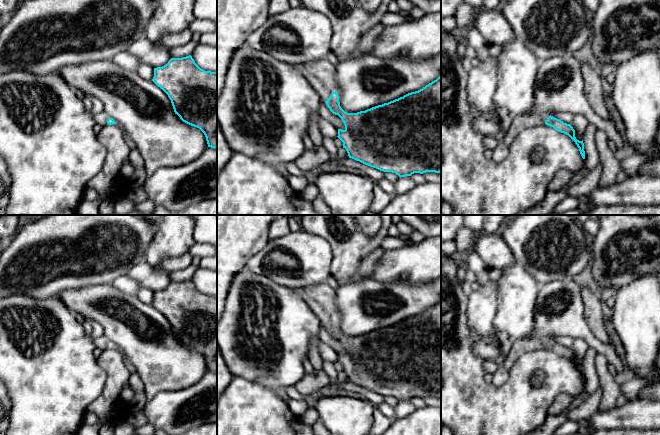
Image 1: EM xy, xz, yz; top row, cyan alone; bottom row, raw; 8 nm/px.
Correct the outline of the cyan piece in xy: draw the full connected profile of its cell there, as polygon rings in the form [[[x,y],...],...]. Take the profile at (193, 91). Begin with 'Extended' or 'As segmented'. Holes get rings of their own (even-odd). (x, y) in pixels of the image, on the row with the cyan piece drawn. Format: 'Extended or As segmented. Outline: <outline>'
As segmented. Outline: [[[189,55],[182,58],[171,58],[166,65],[154,68],[152,81],[168,95],[175,114],[183,122],[199,128],[206,137],[208,147],[217,148],[217,72],[201,69]]]

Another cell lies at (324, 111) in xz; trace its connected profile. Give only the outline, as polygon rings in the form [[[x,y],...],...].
[[[321,102],[318,112],[320,116],[330,121],[337,129],[345,130],[342,119],[338,115],[333,114],[325,102]]]

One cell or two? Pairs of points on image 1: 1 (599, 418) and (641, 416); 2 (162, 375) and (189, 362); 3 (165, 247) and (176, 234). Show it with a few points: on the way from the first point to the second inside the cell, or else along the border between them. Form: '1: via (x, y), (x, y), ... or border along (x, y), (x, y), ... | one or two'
1: via (609, 418), (615, 418), (619, 415), (631, 415) | one
2: via (169, 368), (182, 367) | one
3: via (167, 244), (174, 237) | one

